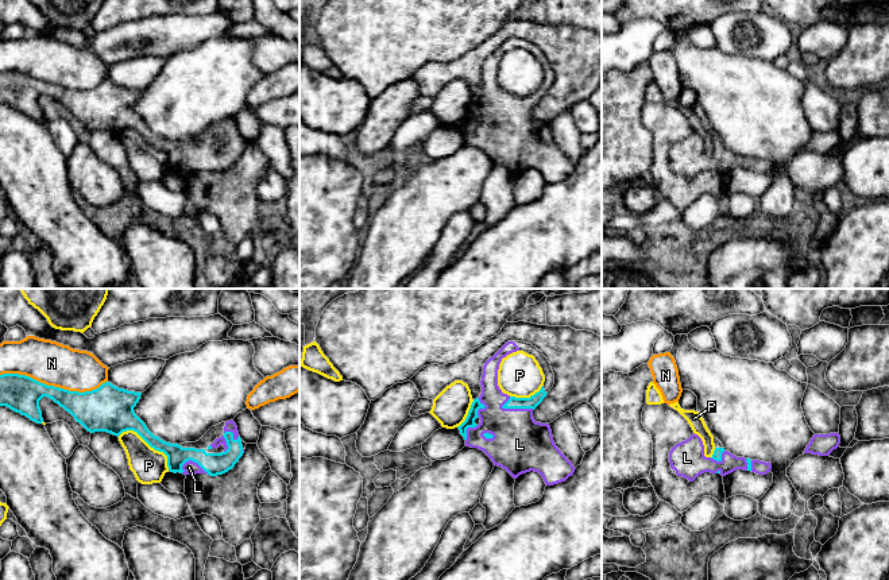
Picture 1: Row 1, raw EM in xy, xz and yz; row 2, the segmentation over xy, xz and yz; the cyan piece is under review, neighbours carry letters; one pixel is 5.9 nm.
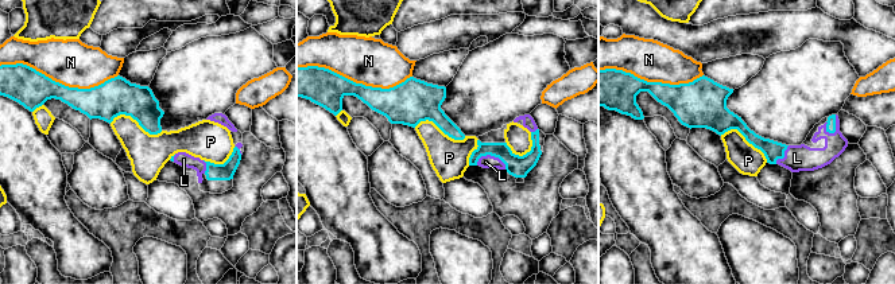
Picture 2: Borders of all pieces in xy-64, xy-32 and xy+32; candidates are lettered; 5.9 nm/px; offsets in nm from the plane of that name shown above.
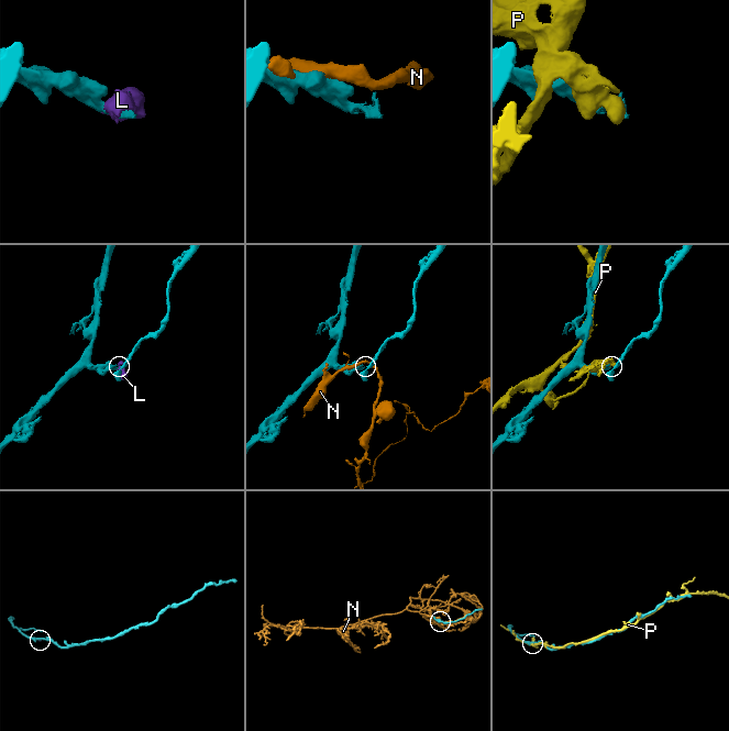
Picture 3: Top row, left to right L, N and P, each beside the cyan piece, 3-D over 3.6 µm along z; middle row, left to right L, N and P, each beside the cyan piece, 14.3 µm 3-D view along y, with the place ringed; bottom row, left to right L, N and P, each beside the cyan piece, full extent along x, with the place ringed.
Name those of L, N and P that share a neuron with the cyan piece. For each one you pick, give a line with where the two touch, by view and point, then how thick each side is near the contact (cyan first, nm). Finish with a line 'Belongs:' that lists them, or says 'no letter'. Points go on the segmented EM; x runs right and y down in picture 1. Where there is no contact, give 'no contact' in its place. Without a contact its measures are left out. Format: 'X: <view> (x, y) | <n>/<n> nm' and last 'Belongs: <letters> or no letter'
L: xz (517, 408) | 70/340 nm
Belongs: L

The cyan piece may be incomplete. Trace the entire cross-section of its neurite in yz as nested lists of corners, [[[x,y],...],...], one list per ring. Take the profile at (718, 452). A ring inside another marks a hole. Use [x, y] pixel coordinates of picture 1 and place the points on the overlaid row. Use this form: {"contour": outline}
{"contour": [[[695,433],[670,449],[669,463],[677,476],[683,476],[689,482],[693,482],[704,472],[726,476],[737,469],[743,469],[766,475],[772,469],[770,463],[737,457],[724,448],[715,448],[714,455],[706,457],[703,441]]]}

